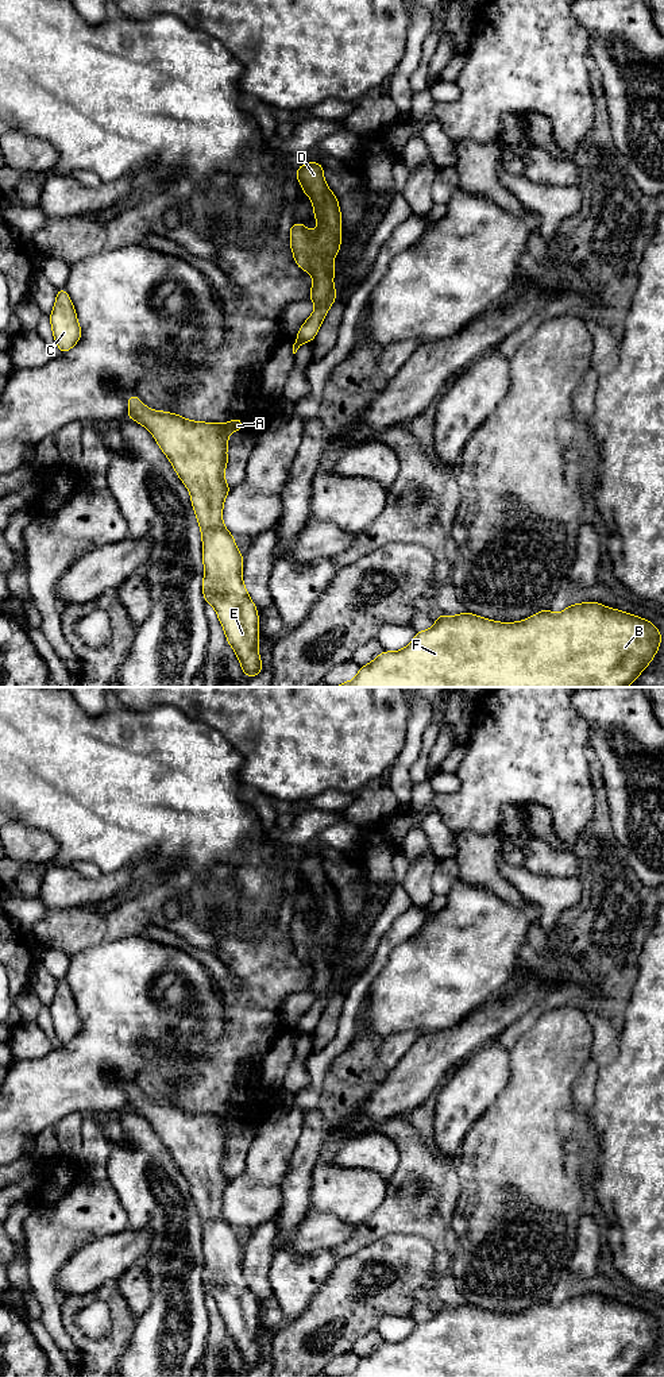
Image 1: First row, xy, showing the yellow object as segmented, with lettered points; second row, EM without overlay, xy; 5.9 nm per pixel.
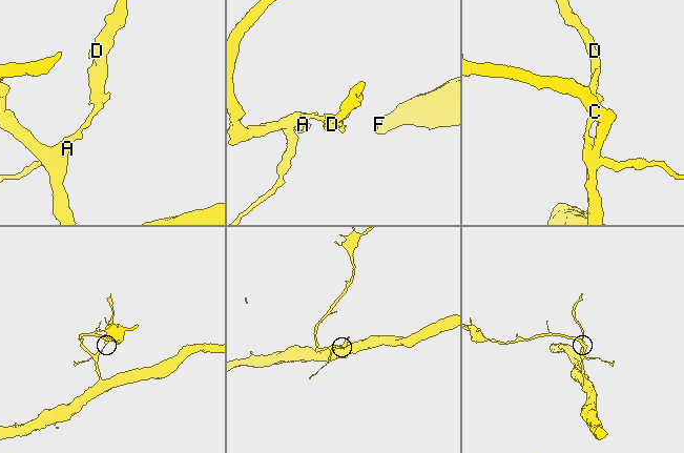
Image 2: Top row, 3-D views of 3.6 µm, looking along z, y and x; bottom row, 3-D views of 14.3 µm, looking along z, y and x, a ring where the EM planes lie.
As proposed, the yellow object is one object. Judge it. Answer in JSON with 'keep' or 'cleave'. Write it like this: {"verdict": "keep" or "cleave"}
{"verdict": "cleave"}

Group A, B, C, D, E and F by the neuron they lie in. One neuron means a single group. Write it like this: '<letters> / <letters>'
A B C E F / D

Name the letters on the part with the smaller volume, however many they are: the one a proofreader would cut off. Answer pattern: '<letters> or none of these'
D

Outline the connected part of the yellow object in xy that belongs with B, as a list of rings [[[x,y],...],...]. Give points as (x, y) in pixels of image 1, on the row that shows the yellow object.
[[[598,602],[570,605],[559,614],[544,609],[520,622],[495,622],[464,612],[453,617],[437,616],[436,624],[428,630],[417,632],[406,648],[397,652],[383,651],[370,664],[360,667],[355,679],[335,687],[629,687],[660,651],[660,643],[661,633],[651,621],[606,608]]]

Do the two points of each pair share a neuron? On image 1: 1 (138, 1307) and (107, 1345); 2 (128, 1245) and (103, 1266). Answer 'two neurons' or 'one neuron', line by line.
1: two neurons
2: one neuron

